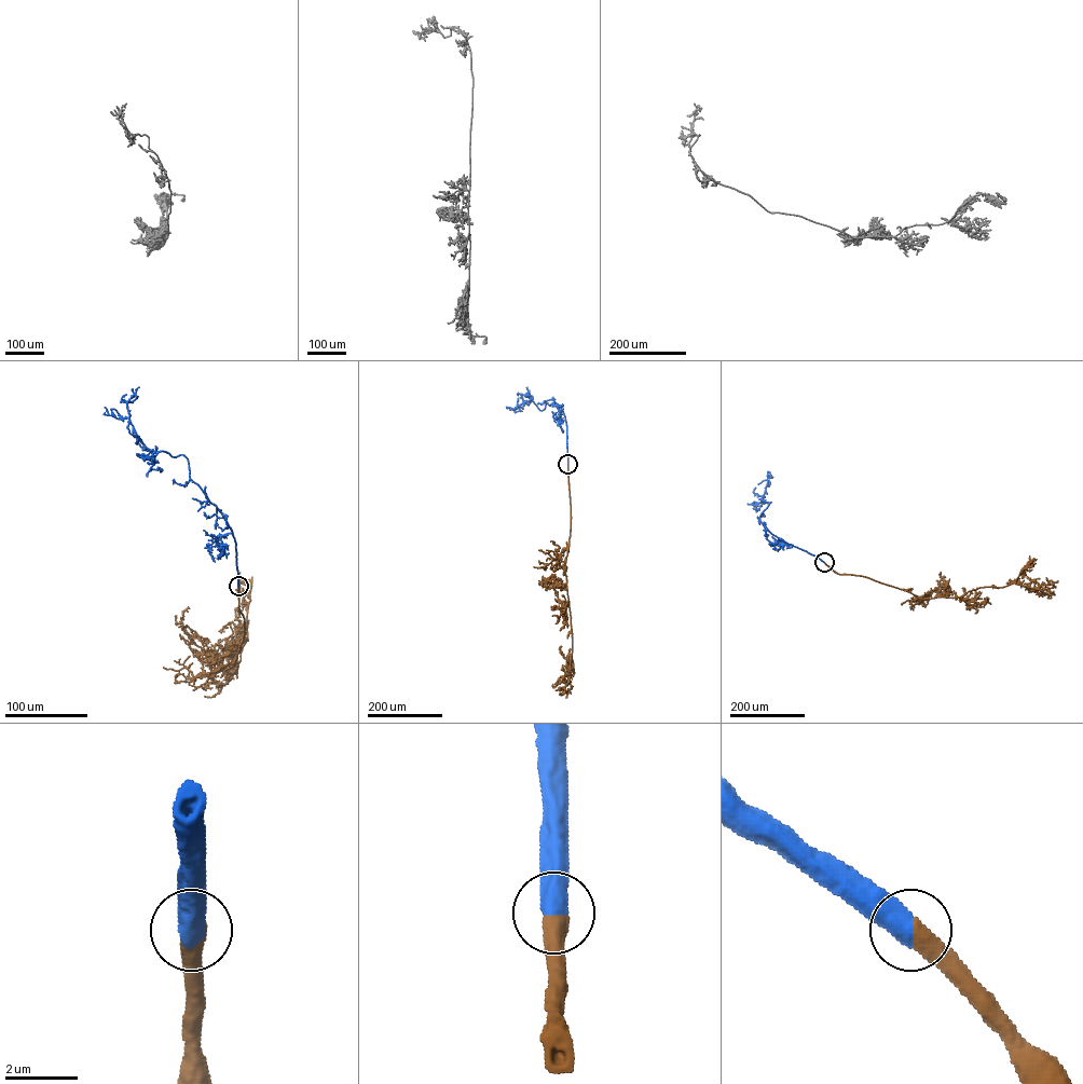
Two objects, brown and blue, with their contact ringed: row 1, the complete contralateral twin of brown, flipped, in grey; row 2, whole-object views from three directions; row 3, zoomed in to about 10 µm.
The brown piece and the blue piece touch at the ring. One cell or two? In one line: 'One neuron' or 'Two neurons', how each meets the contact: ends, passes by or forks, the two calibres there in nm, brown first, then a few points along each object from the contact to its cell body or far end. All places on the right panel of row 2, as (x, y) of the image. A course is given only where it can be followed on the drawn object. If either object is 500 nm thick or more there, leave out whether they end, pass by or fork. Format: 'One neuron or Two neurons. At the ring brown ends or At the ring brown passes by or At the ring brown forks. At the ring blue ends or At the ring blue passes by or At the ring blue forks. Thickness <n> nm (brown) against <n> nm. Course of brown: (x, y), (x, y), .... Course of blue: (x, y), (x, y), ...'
One neuron. Thickness 550 nm (brown) against 600 nm. Course of brown: (824, 562), (838, 574), (865, 576), (921, 599), (961, 597), (979, 588), (1014, 582), (1046, 593), (1054, 587). Course of blue: (824, 562), (772, 534), (761, 521), (761, 515), (770, 503), (761, 501), (771, 475)

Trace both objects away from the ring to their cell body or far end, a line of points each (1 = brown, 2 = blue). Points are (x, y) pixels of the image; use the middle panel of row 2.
1: (567, 464), (571, 525), (565, 574), (572, 652), (570, 681), (559, 694)
2: (567, 464), (566, 426), (561, 408), (550, 399), (540, 410), (530, 401), (513, 410), (522, 411)

